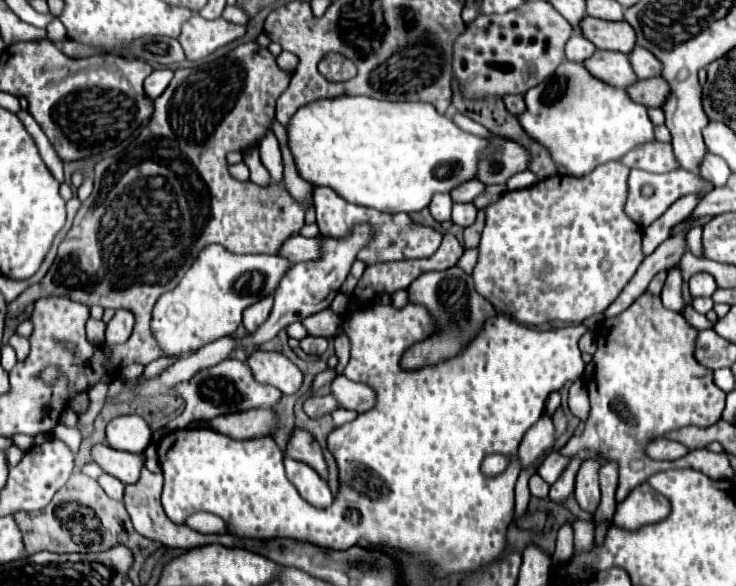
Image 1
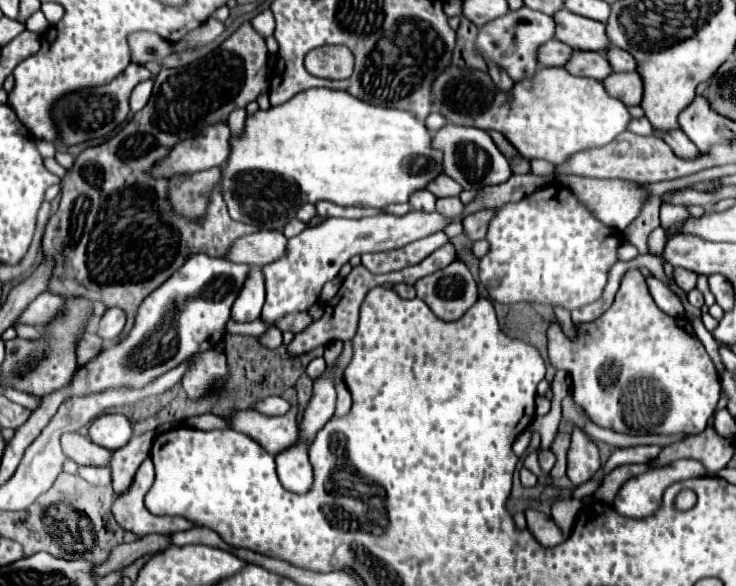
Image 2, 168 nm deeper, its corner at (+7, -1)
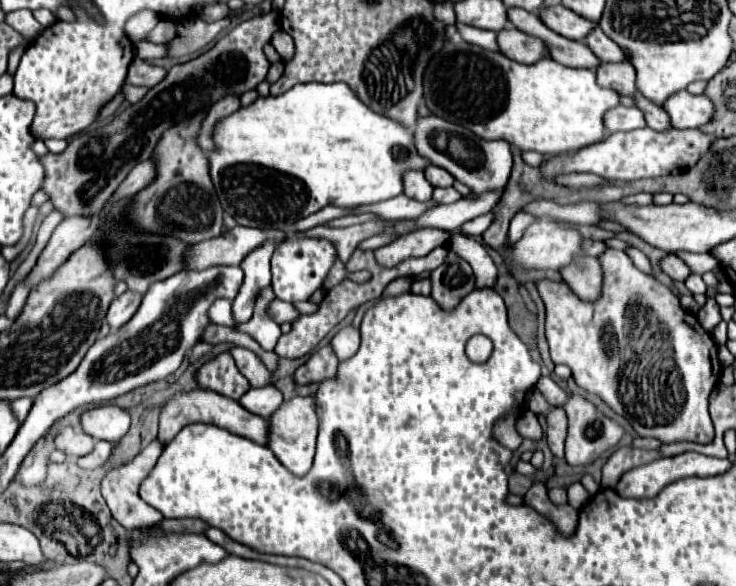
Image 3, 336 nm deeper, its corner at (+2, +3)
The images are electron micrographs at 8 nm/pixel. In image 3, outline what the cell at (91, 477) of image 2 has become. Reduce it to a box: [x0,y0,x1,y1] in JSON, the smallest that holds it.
[78,440,112,470]

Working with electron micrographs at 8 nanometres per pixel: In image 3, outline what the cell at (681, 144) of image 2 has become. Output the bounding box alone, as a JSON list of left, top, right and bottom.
[634,94,670,130]

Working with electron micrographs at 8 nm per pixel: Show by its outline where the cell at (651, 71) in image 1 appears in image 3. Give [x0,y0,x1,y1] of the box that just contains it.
[586,26,626,62]

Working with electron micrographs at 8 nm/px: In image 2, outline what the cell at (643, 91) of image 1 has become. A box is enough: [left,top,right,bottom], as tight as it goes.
[603,72,643,106]

